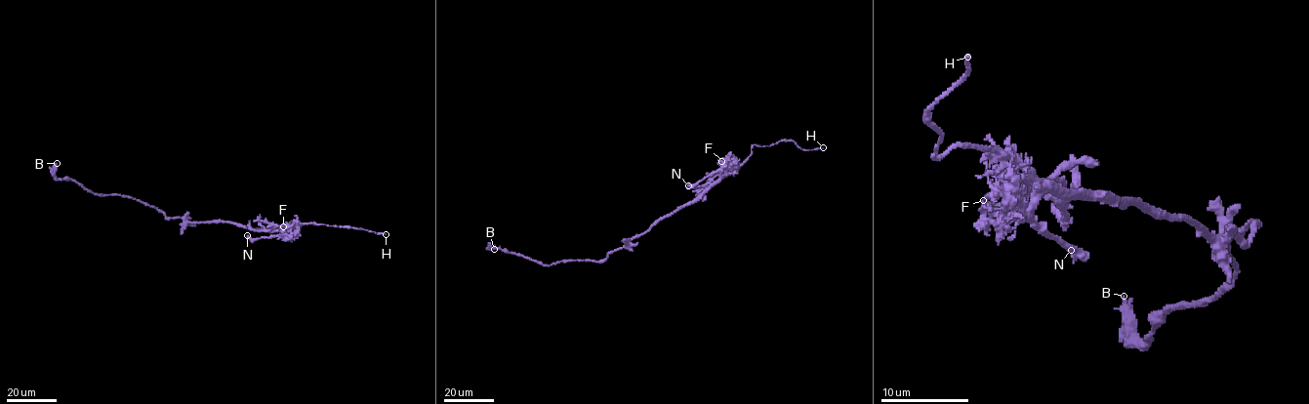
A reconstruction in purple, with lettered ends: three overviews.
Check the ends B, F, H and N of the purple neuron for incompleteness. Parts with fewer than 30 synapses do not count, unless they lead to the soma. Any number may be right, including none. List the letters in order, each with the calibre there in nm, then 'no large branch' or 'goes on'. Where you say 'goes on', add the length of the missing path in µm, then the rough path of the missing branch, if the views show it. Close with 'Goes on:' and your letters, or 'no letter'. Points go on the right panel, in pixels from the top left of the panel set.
B: 280 nm | no large branch
F: 220 nm | no large branch
H: 240 nm | goes on | 15 µm | (967, 57), (990, 35), (989, 68), (983, 64)
N: 280 nm | no large branch
Goes on: H

